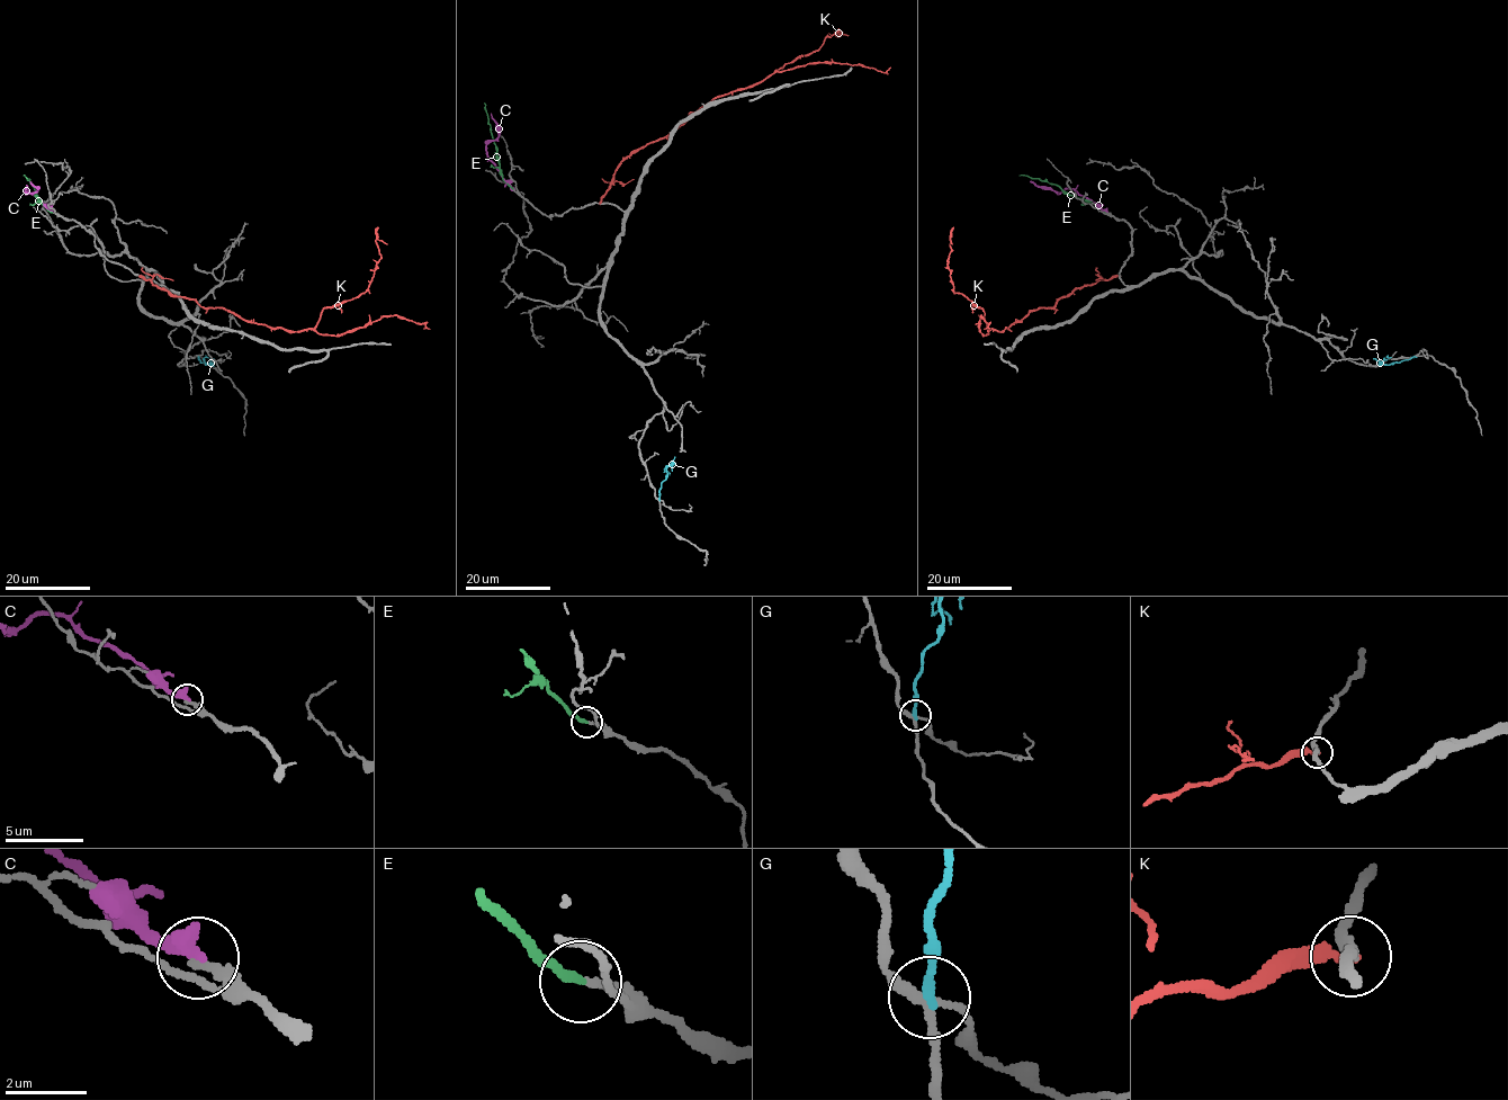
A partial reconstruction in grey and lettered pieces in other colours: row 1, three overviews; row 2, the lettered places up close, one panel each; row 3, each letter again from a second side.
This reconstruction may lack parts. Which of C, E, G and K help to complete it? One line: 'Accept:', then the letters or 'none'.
Accept: E

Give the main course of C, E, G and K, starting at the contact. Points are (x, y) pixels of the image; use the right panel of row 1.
C: (1106, 212), (1071, 188), (1057, 193), (1030, 181)
E: (1105, 212), (1053, 184), (1020, 176)
G: (1416, 357), (1390, 365), (1382, 363), (1391, 357)
K: (1120, 276), (1075, 288), (997, 331), (953, 291), (952, 244)

